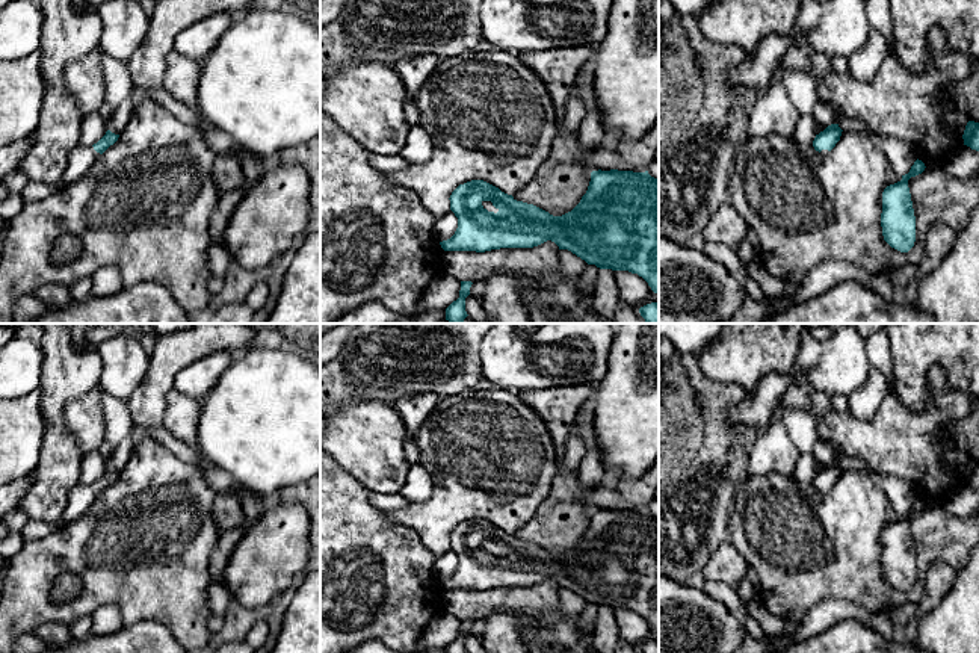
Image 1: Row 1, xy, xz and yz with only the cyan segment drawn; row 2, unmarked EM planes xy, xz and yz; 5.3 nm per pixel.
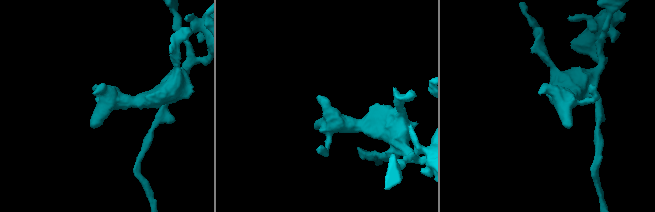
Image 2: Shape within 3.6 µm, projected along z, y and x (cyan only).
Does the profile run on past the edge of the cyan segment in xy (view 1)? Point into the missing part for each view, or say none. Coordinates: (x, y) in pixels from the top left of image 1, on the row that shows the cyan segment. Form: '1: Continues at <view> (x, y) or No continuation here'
1: Continues at xy (80, 159)

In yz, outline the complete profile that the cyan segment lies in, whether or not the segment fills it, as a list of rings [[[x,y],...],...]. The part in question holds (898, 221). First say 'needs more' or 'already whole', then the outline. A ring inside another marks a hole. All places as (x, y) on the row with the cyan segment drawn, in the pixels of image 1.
already whole; [[[917,159],[900,181],[887,186],[882,192],[882,236],[891,248],[900,252],[908,252],[916,242],[916,216],[908,180],[922,174],[925,168],[925,163]]]

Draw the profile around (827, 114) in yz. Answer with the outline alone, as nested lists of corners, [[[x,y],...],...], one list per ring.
[[[817,103],[813,112],[816,121],[823,125],[838,124],[845,119],[845,115],[831,103]]]

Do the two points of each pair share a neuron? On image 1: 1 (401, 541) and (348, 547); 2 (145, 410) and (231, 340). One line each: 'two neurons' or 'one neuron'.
1: one neuron
2: one neuron

